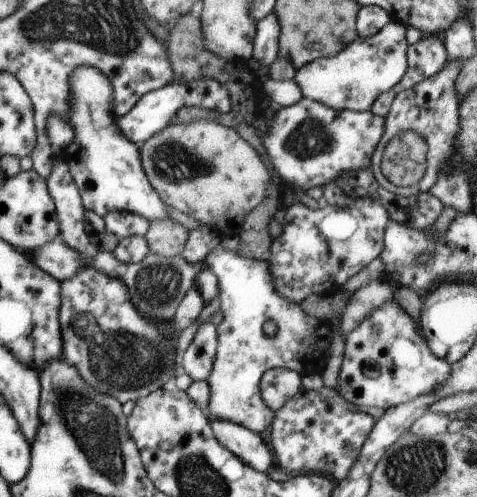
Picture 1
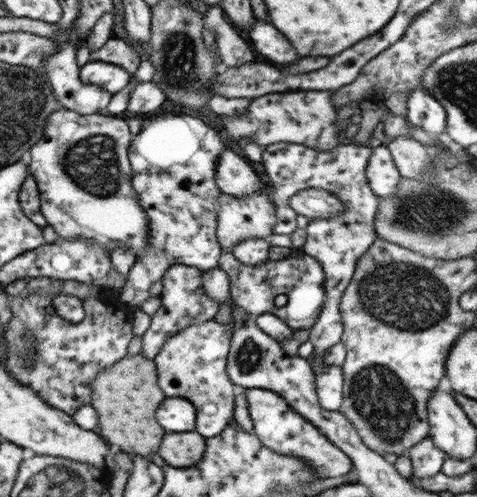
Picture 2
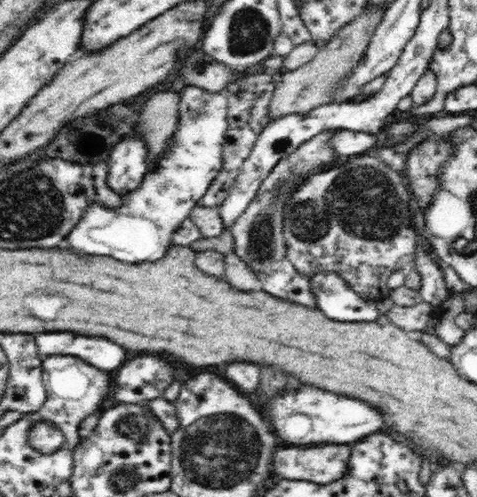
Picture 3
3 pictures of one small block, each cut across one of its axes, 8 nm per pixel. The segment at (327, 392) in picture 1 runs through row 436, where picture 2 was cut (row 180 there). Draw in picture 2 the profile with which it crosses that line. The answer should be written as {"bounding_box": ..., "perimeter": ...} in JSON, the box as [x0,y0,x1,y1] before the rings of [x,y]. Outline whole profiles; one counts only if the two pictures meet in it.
{"bounding_box":[263,142,379,356],"perimeter":[[[277,142],[269,144],[263,150],[263,166],[269,176],[269,184],[273,190],[273,206],[277,212],[277,224],[273,226],[273,234],[291,234],[297,224],[297,214],[289,208],[289,200],[303,190],[325,190],[335,196],[343,204],[343,214],[329,216],[329,218],[313,218],[307,224],[307,240],[301,248],[301,254],[307,254],[321,262],[321,270],[325,274],[325,304],[317,322],[311,326],[309,342],[313,344],[313,354],[323,356],[331,346],[341,340],[343,326],[339,314],[339,300],[343,290],[351,282],[355,272],[357,260],[363,252],[377,240],[375,234],[375,214],[379,206],[379,198],[371,194],[369,184],[365,180],[365,166],[371,156],[371,146],[357,146],[357,144],[339,144],[331,152],[321,152],[303,144],[287,144]]]}

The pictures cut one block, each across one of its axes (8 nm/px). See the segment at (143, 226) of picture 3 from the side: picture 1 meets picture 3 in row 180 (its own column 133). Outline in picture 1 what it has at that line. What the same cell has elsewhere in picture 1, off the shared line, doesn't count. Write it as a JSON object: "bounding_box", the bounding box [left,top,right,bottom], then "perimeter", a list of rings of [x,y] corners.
{"bounding_box":[65,68,173,224],"perimeter":[[[79,68],[69,74],[69,118],[67,124],[73,130],[73,142],[65,164],[79,192],[85,212],[93,212],[99,218],[111,212],[129,212],[143,218],[147,224],[155,220],[173,220],[171,210],[163,204],[157,192],[149,186],[143,170],[139,148],[129,142],[117,128],[111,106],[111,84],[105,74],[93,68]]]}

